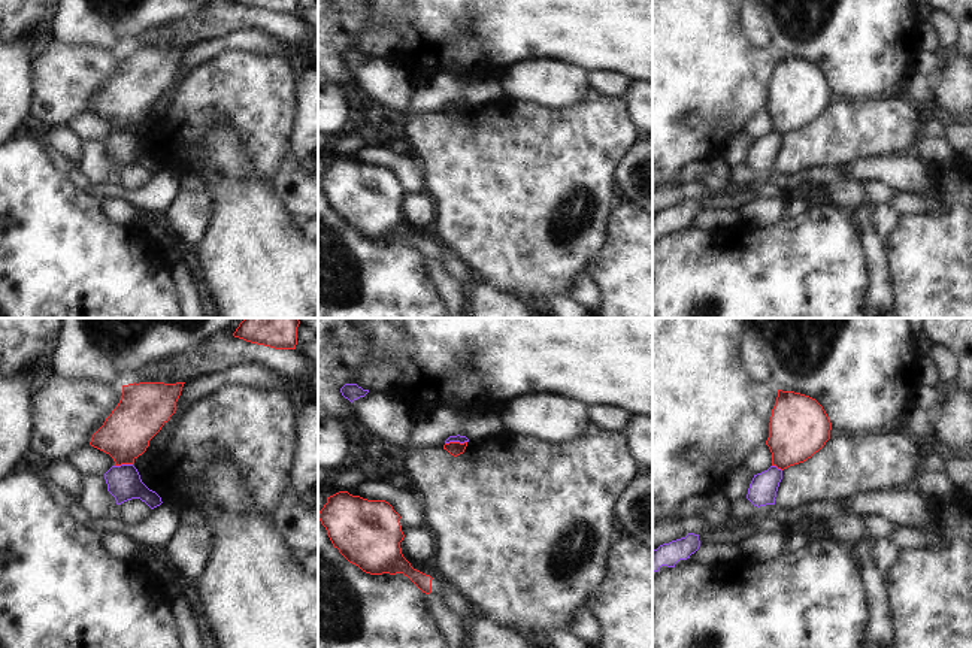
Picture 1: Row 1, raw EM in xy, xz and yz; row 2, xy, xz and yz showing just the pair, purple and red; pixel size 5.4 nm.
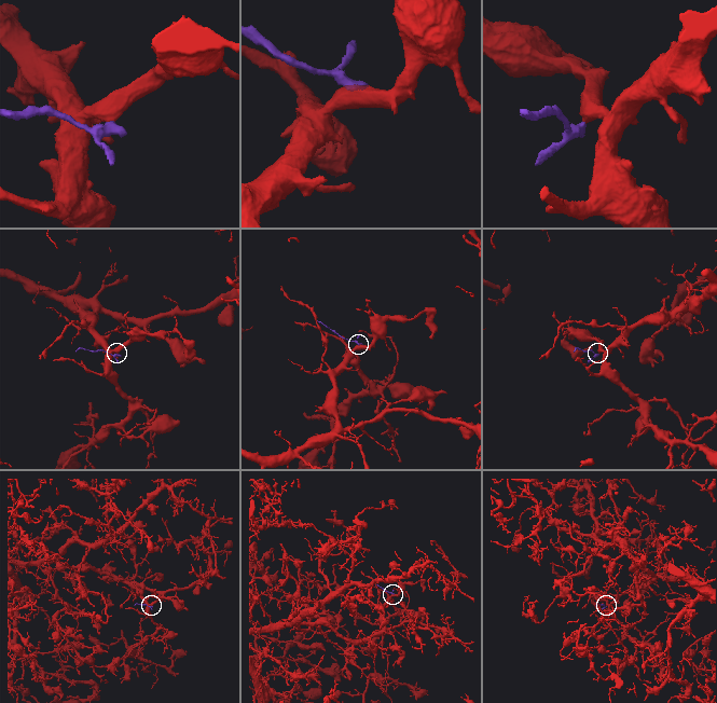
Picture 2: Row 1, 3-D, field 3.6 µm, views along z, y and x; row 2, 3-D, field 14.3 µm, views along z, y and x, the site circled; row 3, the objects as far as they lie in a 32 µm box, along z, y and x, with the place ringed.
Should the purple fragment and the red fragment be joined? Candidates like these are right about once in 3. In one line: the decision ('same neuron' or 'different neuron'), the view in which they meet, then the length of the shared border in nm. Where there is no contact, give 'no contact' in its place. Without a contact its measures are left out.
different neuron | xz | 120 nm

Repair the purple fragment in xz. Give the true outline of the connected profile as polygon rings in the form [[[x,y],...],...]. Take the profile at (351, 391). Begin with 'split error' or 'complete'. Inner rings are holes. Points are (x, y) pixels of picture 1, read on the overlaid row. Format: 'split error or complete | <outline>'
complete | [[[345,384],[340,388],[340,393],[345,399],[348,399],[351,403],[360,397],[364,397],[369,390],[363,390],[361,387],[358,387],[357,384]]]

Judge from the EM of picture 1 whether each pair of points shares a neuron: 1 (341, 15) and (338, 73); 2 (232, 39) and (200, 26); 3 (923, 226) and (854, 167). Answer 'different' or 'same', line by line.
1: same
2: different
3: different

